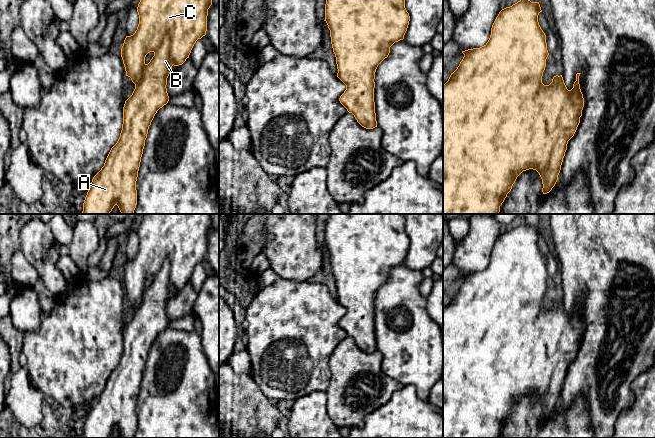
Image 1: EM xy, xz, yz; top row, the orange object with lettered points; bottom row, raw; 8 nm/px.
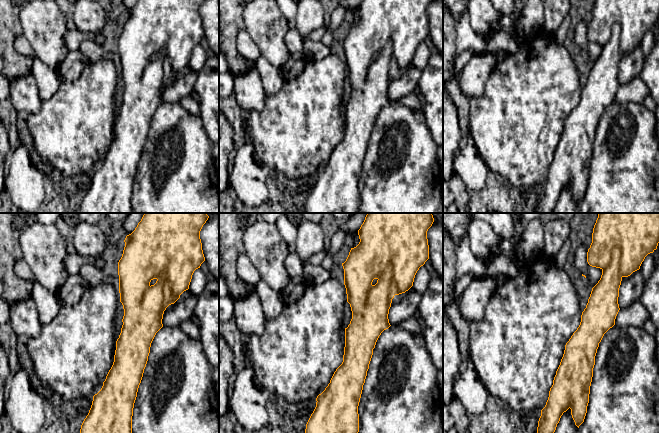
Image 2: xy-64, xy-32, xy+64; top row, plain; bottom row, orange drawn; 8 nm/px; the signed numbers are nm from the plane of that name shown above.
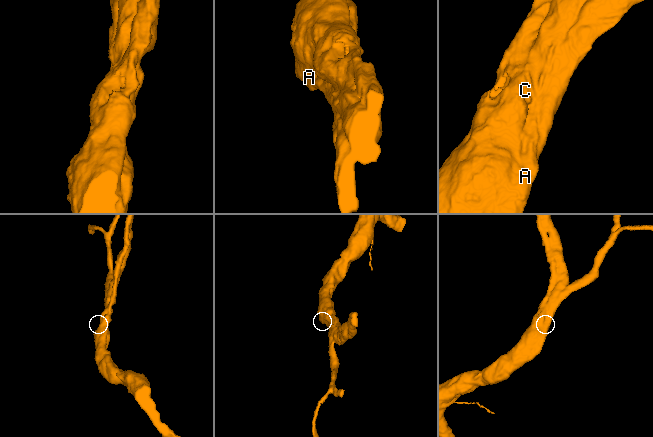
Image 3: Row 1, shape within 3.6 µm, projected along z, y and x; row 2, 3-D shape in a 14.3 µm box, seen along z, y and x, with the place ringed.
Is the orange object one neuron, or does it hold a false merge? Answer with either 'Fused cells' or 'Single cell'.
Single cell

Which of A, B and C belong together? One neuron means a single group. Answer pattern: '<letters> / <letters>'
A B C

